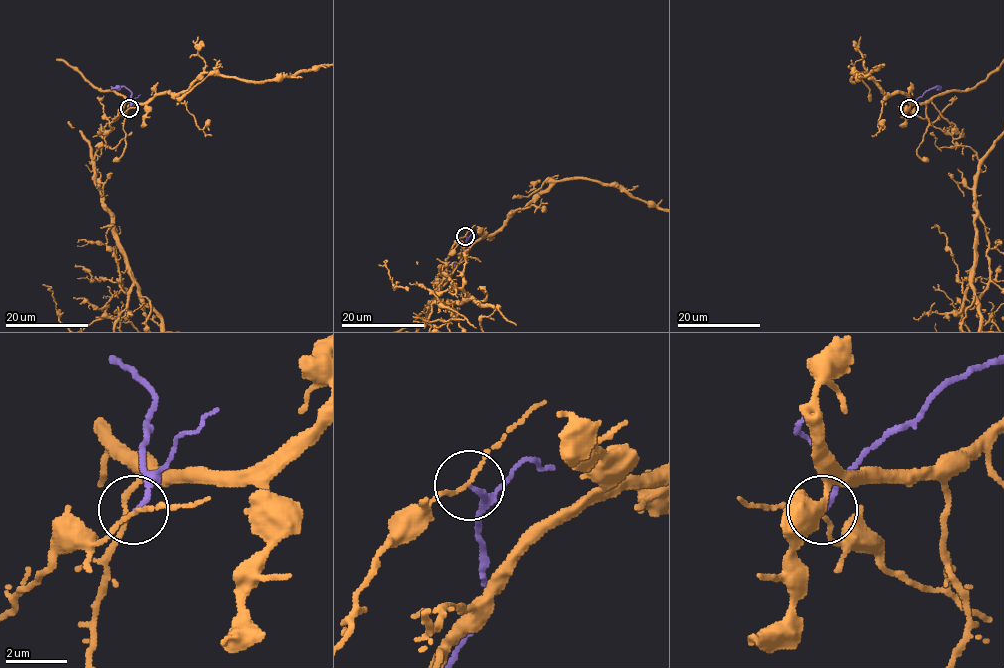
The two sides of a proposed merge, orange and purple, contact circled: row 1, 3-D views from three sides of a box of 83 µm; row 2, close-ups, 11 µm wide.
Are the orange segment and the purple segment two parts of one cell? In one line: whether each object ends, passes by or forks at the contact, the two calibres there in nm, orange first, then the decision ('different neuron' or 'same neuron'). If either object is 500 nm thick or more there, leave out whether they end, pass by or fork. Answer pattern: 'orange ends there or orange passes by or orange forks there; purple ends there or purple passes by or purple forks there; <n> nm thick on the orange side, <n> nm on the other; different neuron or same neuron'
orange passes by; purple ends there; 110 nm thick on the orange side, 170 nm on the other; different neuron

